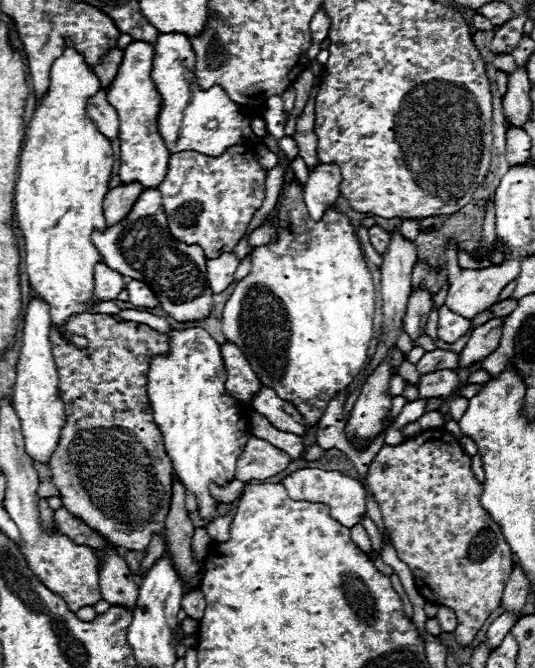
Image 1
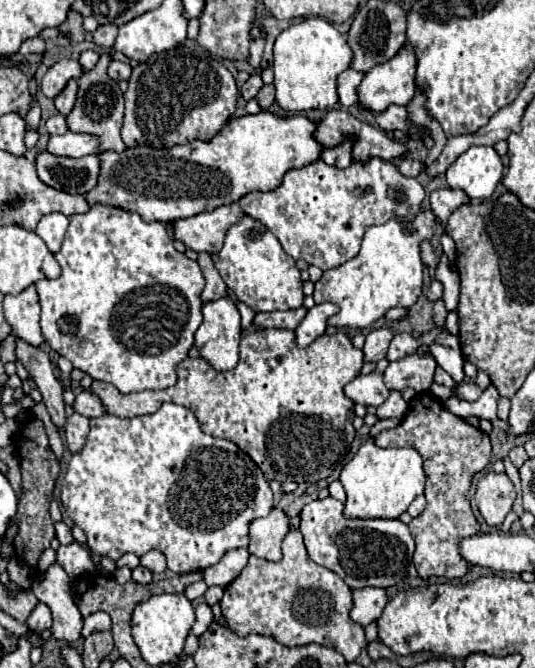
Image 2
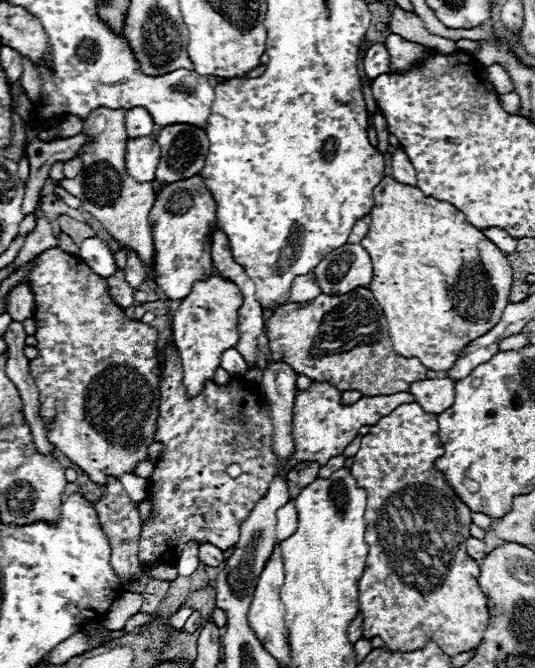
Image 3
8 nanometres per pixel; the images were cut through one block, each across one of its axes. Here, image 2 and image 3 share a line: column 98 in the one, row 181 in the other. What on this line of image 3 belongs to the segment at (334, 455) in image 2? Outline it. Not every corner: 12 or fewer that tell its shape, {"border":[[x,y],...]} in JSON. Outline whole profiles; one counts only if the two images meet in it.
{"border":[[392,176],[362,246],[396,354],[448,370],[500,322],[506,254]]}

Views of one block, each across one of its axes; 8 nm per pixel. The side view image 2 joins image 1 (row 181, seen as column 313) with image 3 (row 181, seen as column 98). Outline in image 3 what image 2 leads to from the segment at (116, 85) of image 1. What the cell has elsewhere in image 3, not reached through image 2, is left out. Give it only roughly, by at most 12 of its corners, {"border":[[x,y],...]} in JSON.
{"border":[[200,176],[156,186],[154,282],[212,276],[216,206]]}

